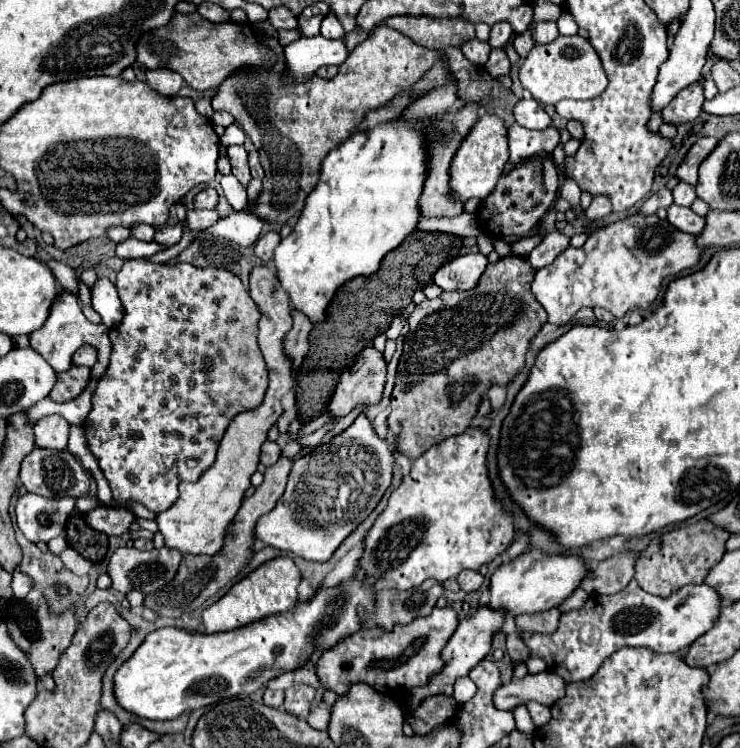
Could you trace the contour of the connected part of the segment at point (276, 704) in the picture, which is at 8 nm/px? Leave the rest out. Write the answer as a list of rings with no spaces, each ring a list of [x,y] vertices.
[[[266,690],[264,692],[264,704],[266,706],[272,706],[272,708],[280,708],[282,706],[282,702],[284,702],[284,692],[274,692],[274,690]]]

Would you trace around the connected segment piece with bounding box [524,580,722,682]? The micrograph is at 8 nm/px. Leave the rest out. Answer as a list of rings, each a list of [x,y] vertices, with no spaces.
[[[636,580],[612,596],[590,596],[582,610],[562,614],[554,634],[524,634],[524,642],[532,656],[542,658],[566,682],[592,678],[602,662],[624,646],[644,646],[658,654],[682,652],[694,638],[700,638],[714,626],[722,600],[706,584],[688,584],[668,598],[644,592]]]

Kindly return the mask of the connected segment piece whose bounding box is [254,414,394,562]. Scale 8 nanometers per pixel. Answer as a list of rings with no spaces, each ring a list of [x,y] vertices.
[[[360,414],[344,434],[294,460],[282,498],[272,512],[258,520],[254,538],[262,540],[266,546],[292,552],[304,560],[330,560],[344,538],[348,538],[378,506],[390,486],[392,464],[394,444],[380,440],[366,416]]]

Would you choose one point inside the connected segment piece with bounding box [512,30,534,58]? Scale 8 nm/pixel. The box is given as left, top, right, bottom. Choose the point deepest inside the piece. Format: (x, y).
(522, 42)

